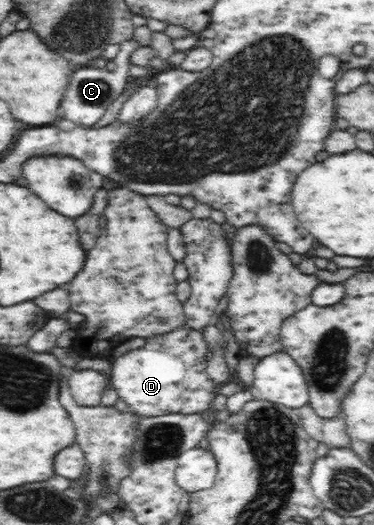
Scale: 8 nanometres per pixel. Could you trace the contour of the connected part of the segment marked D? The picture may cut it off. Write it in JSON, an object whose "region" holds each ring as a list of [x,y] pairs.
{"region":[[[181,327],[169,334],[147,338],[146,344],[137,350],[129,350],[122,356],[113,359],[109,382],[117,391],[118,398],[125,401],[131,413],[141,418],[158,418],[171,414],[200,414],[213,404],[219,386],[209,378],[206,372],[204,355],[207,344],[204,344],[201,331]]]}

